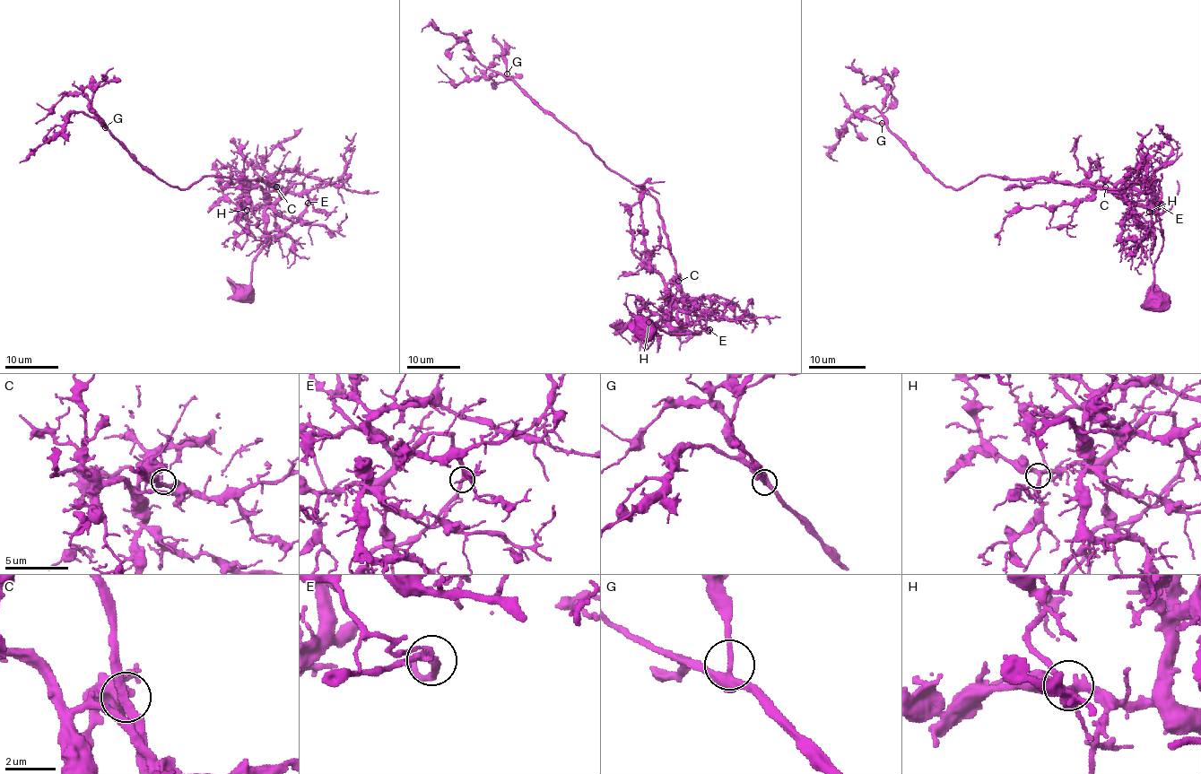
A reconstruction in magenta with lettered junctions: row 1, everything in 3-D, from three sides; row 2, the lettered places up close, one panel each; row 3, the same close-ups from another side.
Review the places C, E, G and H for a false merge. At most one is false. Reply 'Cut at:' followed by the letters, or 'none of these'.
Cut at: none of these

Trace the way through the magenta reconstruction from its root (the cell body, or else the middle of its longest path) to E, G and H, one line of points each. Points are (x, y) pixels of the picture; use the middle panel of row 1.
E: (645, 327), (653, 325), (670, 334), (709, 330)
G: (645, 327), (694, 330), (690, 315), (671, 307), (667, 284), (676, 271), (658, 202), (507, 73)
H: (645, 327), (653, 325), (670, 334), (694, 330), (691, 317), (678, 307), (671, 309), (665, 325), (648, 322)

